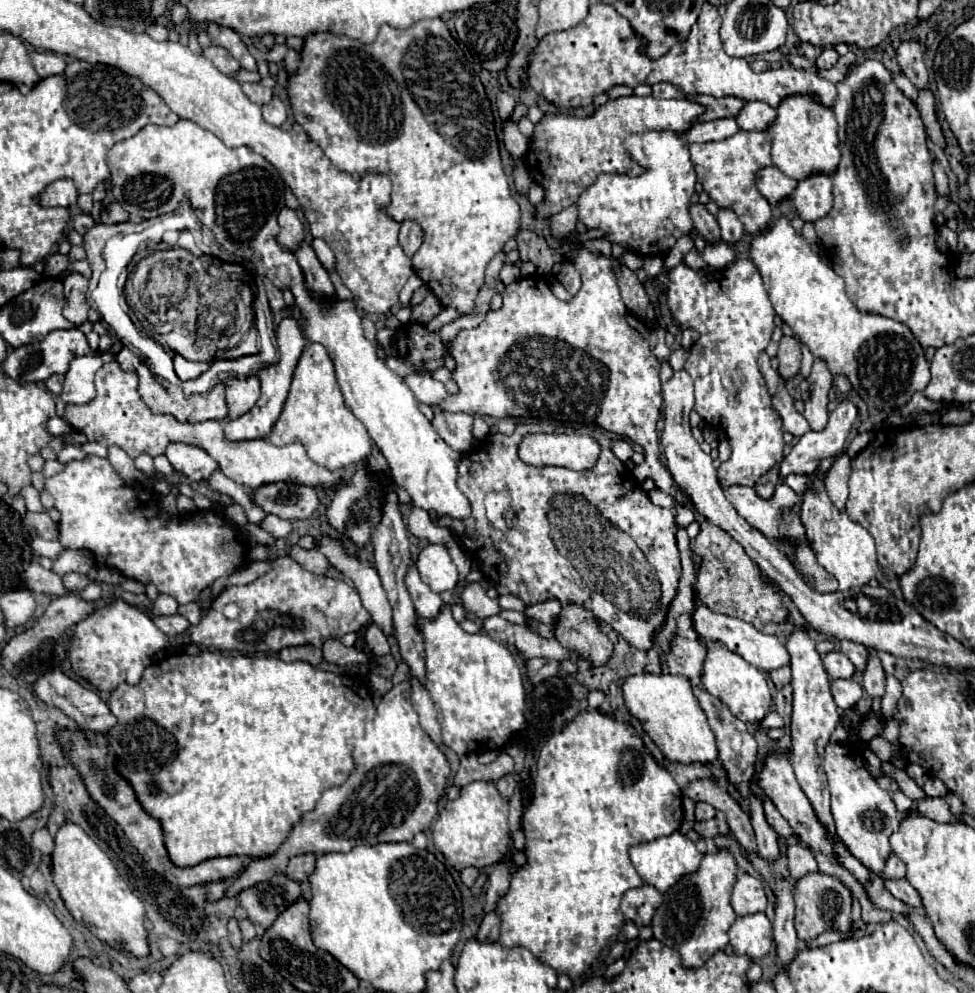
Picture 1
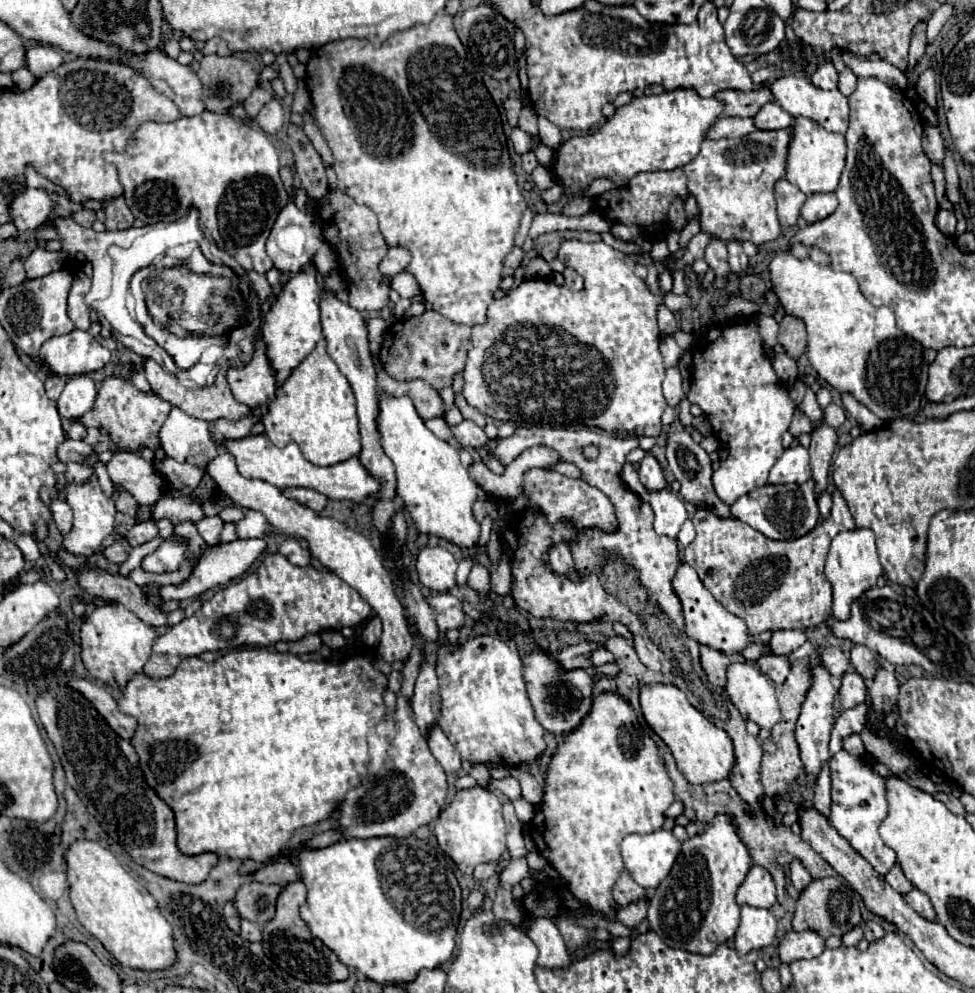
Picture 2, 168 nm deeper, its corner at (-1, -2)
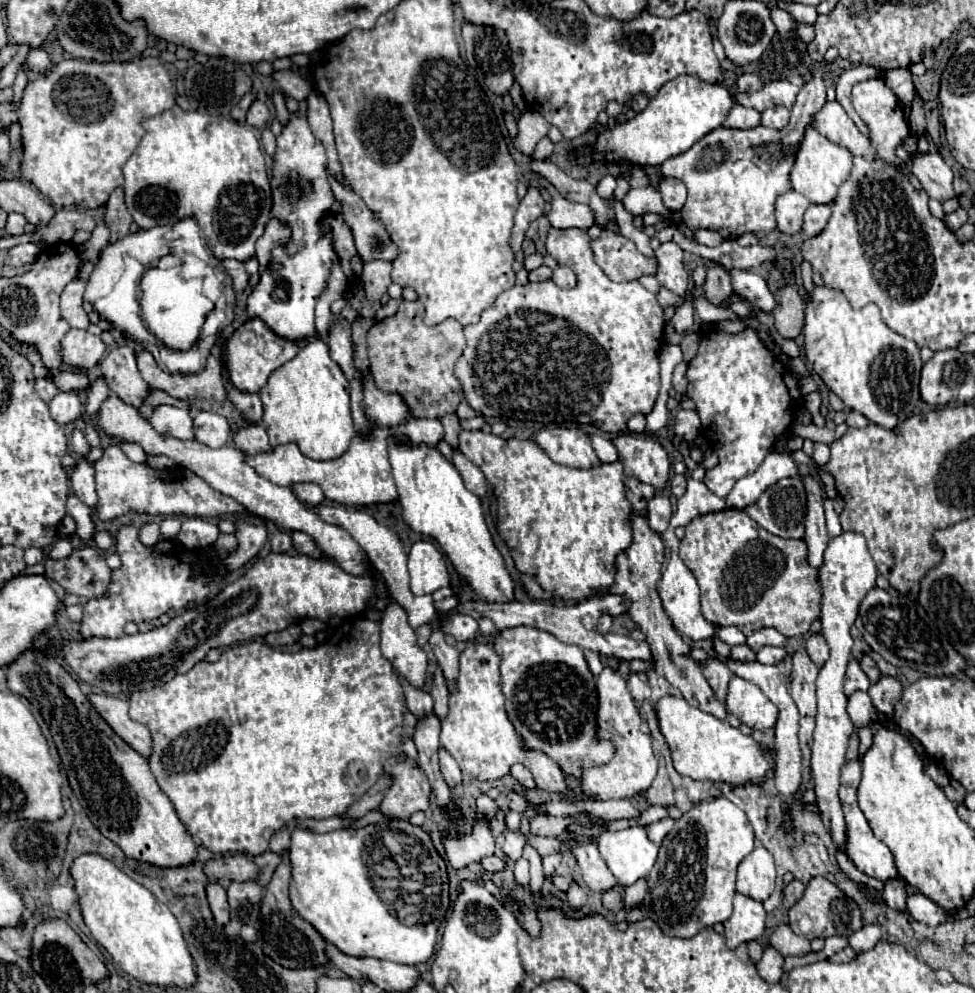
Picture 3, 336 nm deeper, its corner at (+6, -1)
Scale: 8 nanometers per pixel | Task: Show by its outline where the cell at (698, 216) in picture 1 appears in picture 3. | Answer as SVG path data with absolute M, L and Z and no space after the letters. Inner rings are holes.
M710 263L706 283L704 283L704 297L712 305L722 305L732 295L734 295L734 289L732 289L732 283L730 283L730 275L720 265Z

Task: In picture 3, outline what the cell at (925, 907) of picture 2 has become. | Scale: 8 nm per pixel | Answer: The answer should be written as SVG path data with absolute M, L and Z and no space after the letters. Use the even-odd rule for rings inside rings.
M914 893L908 897L908 913L920 921L920 923L926 923L926 925L942 925L946 919L952 917L950 911L942 909L938 903L934 903L932 899L928 899L926 895L922 893Z

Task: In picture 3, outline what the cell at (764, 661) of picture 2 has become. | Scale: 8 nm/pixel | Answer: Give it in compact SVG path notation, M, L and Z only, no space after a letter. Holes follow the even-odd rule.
M744 643L744 645L734 645L730 657L736 659L736 661L754 661L754 659L756 659L754 651L752 651L746 643Z

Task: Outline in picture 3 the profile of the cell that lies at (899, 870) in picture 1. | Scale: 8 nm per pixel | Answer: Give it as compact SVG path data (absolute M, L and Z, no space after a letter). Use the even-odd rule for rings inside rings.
M890 879L886 881L886 887L882 891L882 899L888 907L896 909L896 911L904 911L906 909L906 889L904 889L904 881L902 879Z

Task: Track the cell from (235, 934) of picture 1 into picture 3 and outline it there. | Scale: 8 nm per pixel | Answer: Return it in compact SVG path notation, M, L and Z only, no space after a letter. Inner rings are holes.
M210 881L206 885L206 895L210 903L210 911L218 925L226 925L230 919L230 907L226 901L226 889L218 881Z

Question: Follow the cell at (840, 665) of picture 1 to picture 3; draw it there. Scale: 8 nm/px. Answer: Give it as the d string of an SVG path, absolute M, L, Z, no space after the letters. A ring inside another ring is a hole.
M814 633L814 635L810 635L808 639L806 639L806 653L810 655L810 659L818 665L818 667L822 667L824 663L826 663L826 659L830 657L830 651L828 651L828 645L826 645L826 641L824 641L824 637L820 635L820 633Z

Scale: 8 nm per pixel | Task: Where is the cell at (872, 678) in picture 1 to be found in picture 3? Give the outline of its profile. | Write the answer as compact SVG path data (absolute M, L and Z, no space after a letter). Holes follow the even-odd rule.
M882 677L878 683L874 683L868 689L868 695L872 697L872 705L880 713L892 715L894 705L902 697L902 685L900 685L900 681L896 677Z

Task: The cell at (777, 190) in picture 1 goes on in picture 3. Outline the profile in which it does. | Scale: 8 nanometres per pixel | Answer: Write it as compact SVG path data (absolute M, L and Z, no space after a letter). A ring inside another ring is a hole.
M788 191L778 197L776 201L776 221L778 229L788 235L796 235L802 231L802 217L806 213L806 207L810 207L810 201L796 193Z

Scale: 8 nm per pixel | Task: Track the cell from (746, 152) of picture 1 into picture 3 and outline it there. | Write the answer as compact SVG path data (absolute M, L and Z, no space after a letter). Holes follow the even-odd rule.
M820 77L810 79L802 91L796 97L796 102L791 109L790 125L786 129L770 129L764 125L752 127L752 129L726 129L718 127L706 137L702 137L698 143L694 143L688 151L682 155L670 157L660 165L660 171L664 177L676 177L680 179L688 189L688 199L684 207L680 209L684 221L692 229L710 229L718 231L724 239L738 239L744 233L754 233L756 237L764 237L770 231L776 229L776 217L774 217L774 205L778 195L792 189L790 185L790 171L794 167L796 151L800 147L802 135L806 127L810 127L810 119L814 117L814 111L826 103L826 85Z

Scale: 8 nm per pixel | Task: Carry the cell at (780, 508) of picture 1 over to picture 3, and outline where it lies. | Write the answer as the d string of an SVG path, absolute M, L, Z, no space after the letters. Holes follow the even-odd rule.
M800 477L780 479L750 507L744 509L760 527L778 537L804 537L806 493Z

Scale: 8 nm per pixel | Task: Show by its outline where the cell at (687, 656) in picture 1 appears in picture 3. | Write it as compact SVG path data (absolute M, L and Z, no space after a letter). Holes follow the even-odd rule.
M712 657L706 661L706 665L702 667L702 673L706 677L706 681L710 683L714 695L718 701L726 701L726 691L728 691L728 683L732 679L732 673L730 669L726 667L726 663L718 657Z

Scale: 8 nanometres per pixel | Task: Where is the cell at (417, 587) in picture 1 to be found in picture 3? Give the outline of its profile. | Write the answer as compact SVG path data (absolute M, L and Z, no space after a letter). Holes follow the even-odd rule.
M450 615L442 631L448 635L454 635L456 641L470 643L478 637L478 623L470 615Z

